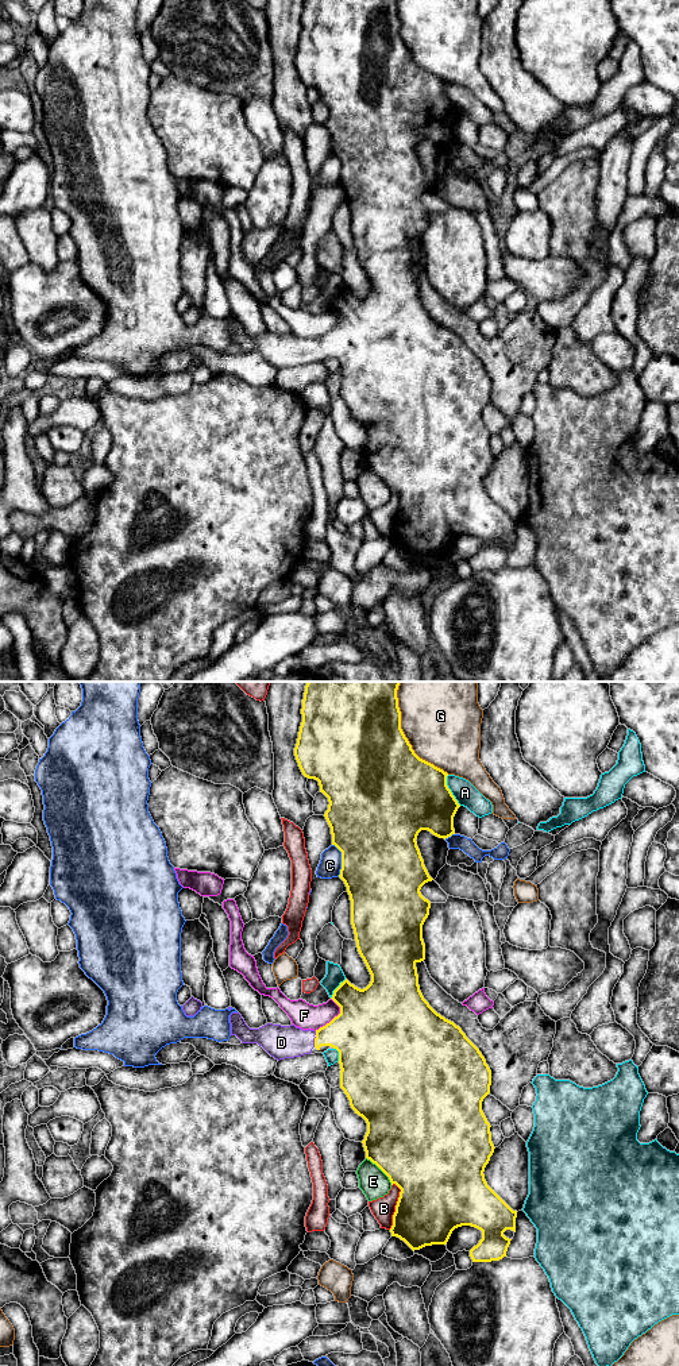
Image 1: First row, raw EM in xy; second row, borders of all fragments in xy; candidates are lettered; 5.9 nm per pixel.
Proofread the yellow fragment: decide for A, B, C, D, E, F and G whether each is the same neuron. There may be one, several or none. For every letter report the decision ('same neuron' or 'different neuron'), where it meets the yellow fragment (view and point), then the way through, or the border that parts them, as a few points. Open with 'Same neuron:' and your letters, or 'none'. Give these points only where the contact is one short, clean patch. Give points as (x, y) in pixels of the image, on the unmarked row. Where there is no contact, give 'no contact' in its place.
Same neuron: D
A: different neuron; contact xy (450, 99)
B: different neuron; contact xy (396, 514)
C: different neuron; contact xy (342, 169)
D: same neuron; contact xy (315, 351); way xy (355, 342), (330, 343), (315, 351), (281, 351)
E: different neuron; contact xy (381, 478)
F: different neuron; contact xy (335, 325)
G: different neuron; contact xy (406, 47)

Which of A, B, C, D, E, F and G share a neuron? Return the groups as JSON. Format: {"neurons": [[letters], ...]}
{"neurons": [["A"], ["B"], ["C"], ["D"], ["E"], ["F"], ["G"]]}

